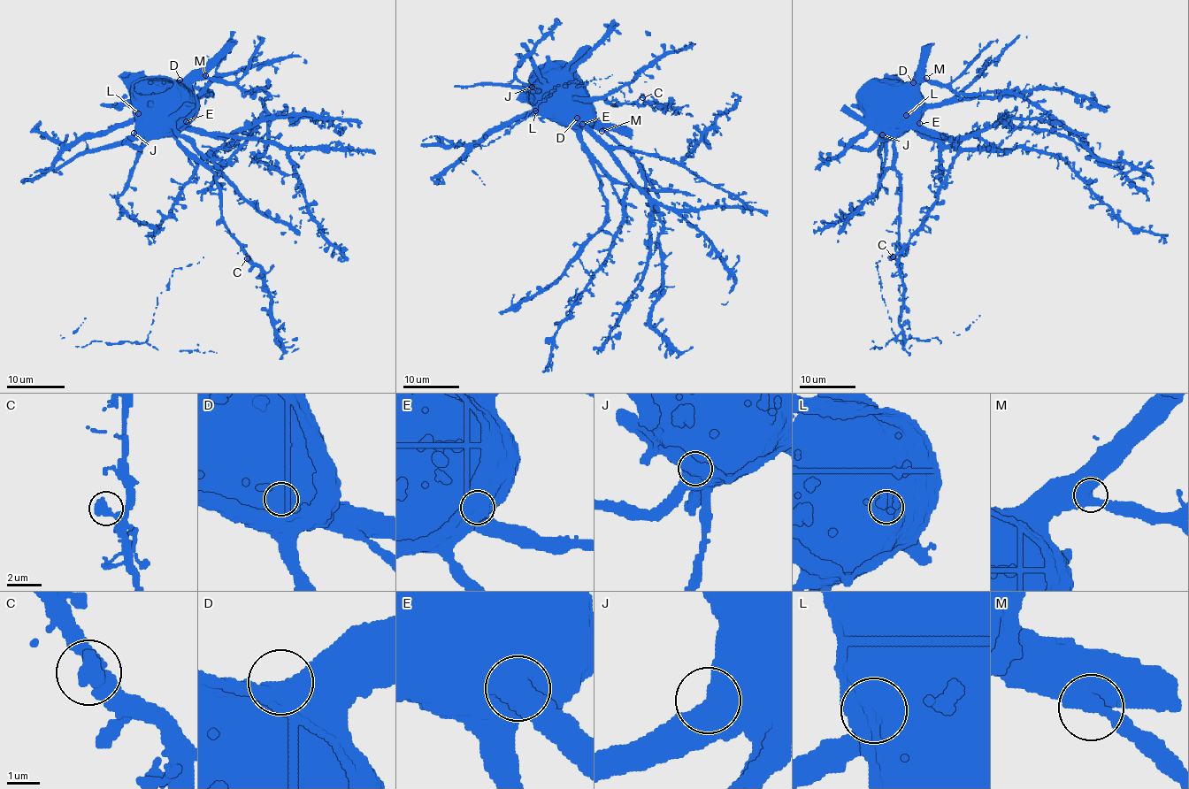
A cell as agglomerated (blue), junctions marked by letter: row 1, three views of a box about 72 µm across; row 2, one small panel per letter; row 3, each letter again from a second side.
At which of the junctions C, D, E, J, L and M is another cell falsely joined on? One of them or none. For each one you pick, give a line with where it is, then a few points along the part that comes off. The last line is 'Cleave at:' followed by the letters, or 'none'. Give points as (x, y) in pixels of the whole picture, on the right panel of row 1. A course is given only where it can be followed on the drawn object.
Cleave at: none

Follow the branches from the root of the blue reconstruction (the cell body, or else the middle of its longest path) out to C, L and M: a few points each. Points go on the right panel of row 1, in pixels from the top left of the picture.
C: (895, 158), (895, 171), (899, 175), (899, 256), (896, 258), (892, 257)
L: (895, 158), (895, 137), (906, 129), (909, 123), (909, 116), (906, 115)
M: (895, 158), (895, 136), (901, 129), (901, 111), (919, 92), (919, 85), (926, 78)

